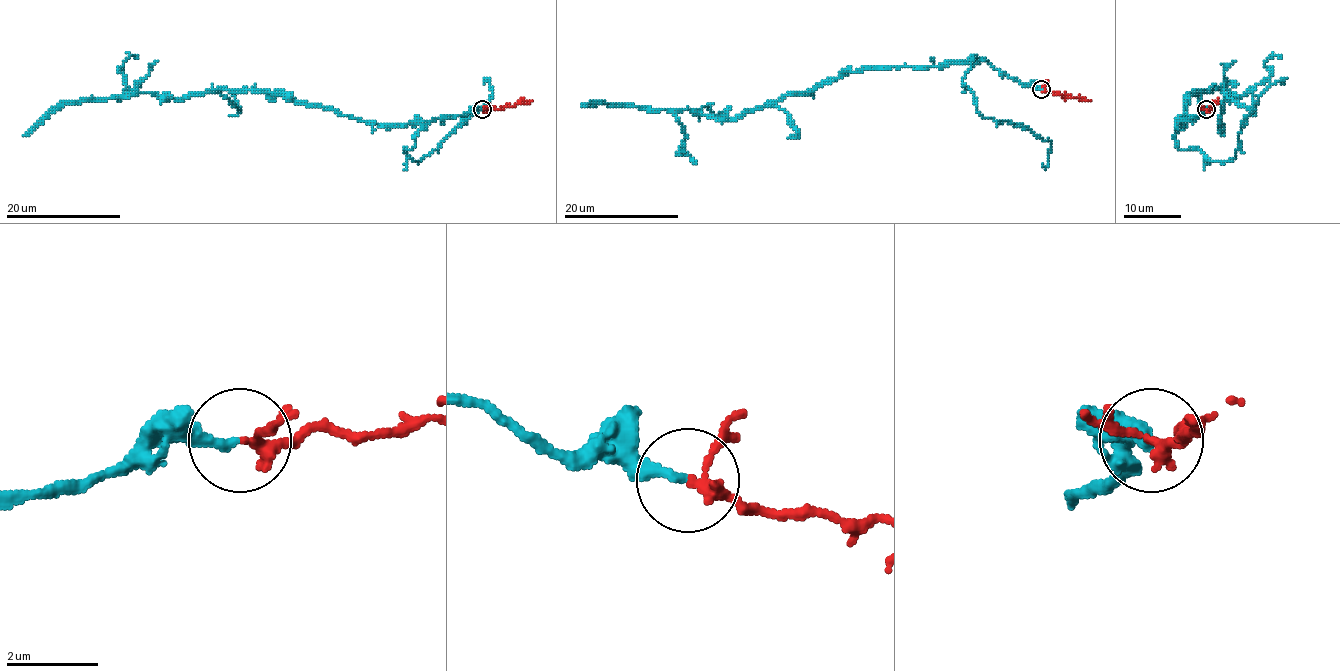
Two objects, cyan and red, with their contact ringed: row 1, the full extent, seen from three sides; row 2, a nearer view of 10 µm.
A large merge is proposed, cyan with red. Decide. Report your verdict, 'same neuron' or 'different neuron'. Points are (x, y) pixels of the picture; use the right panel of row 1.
same neuron

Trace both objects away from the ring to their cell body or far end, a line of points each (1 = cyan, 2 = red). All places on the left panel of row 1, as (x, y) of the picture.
1: (483, 109), (381, 126), (277, 91), (215, 89), (177, 99), (141, 93), (61, 103), (23, 134)
2: (483, 109), (501, 109), (532, 100)

